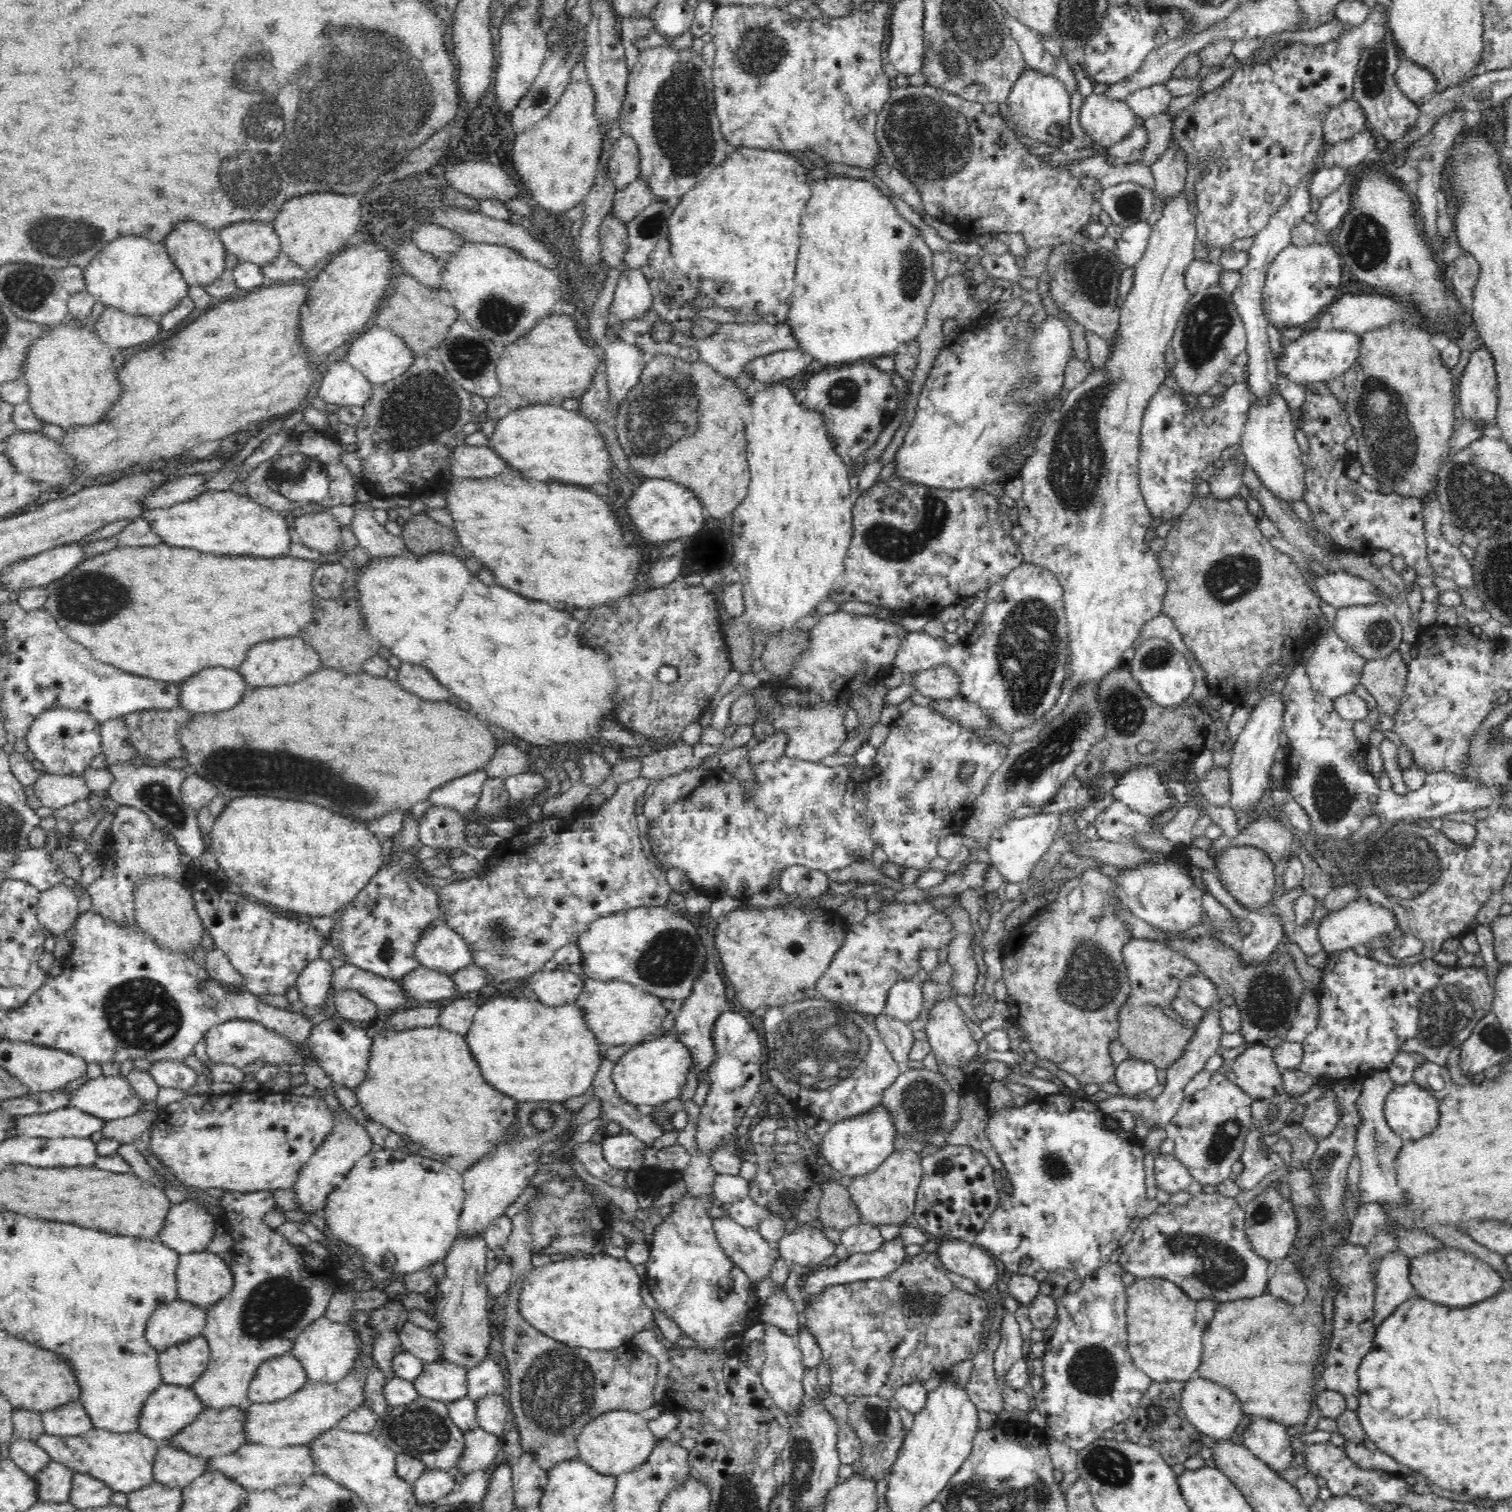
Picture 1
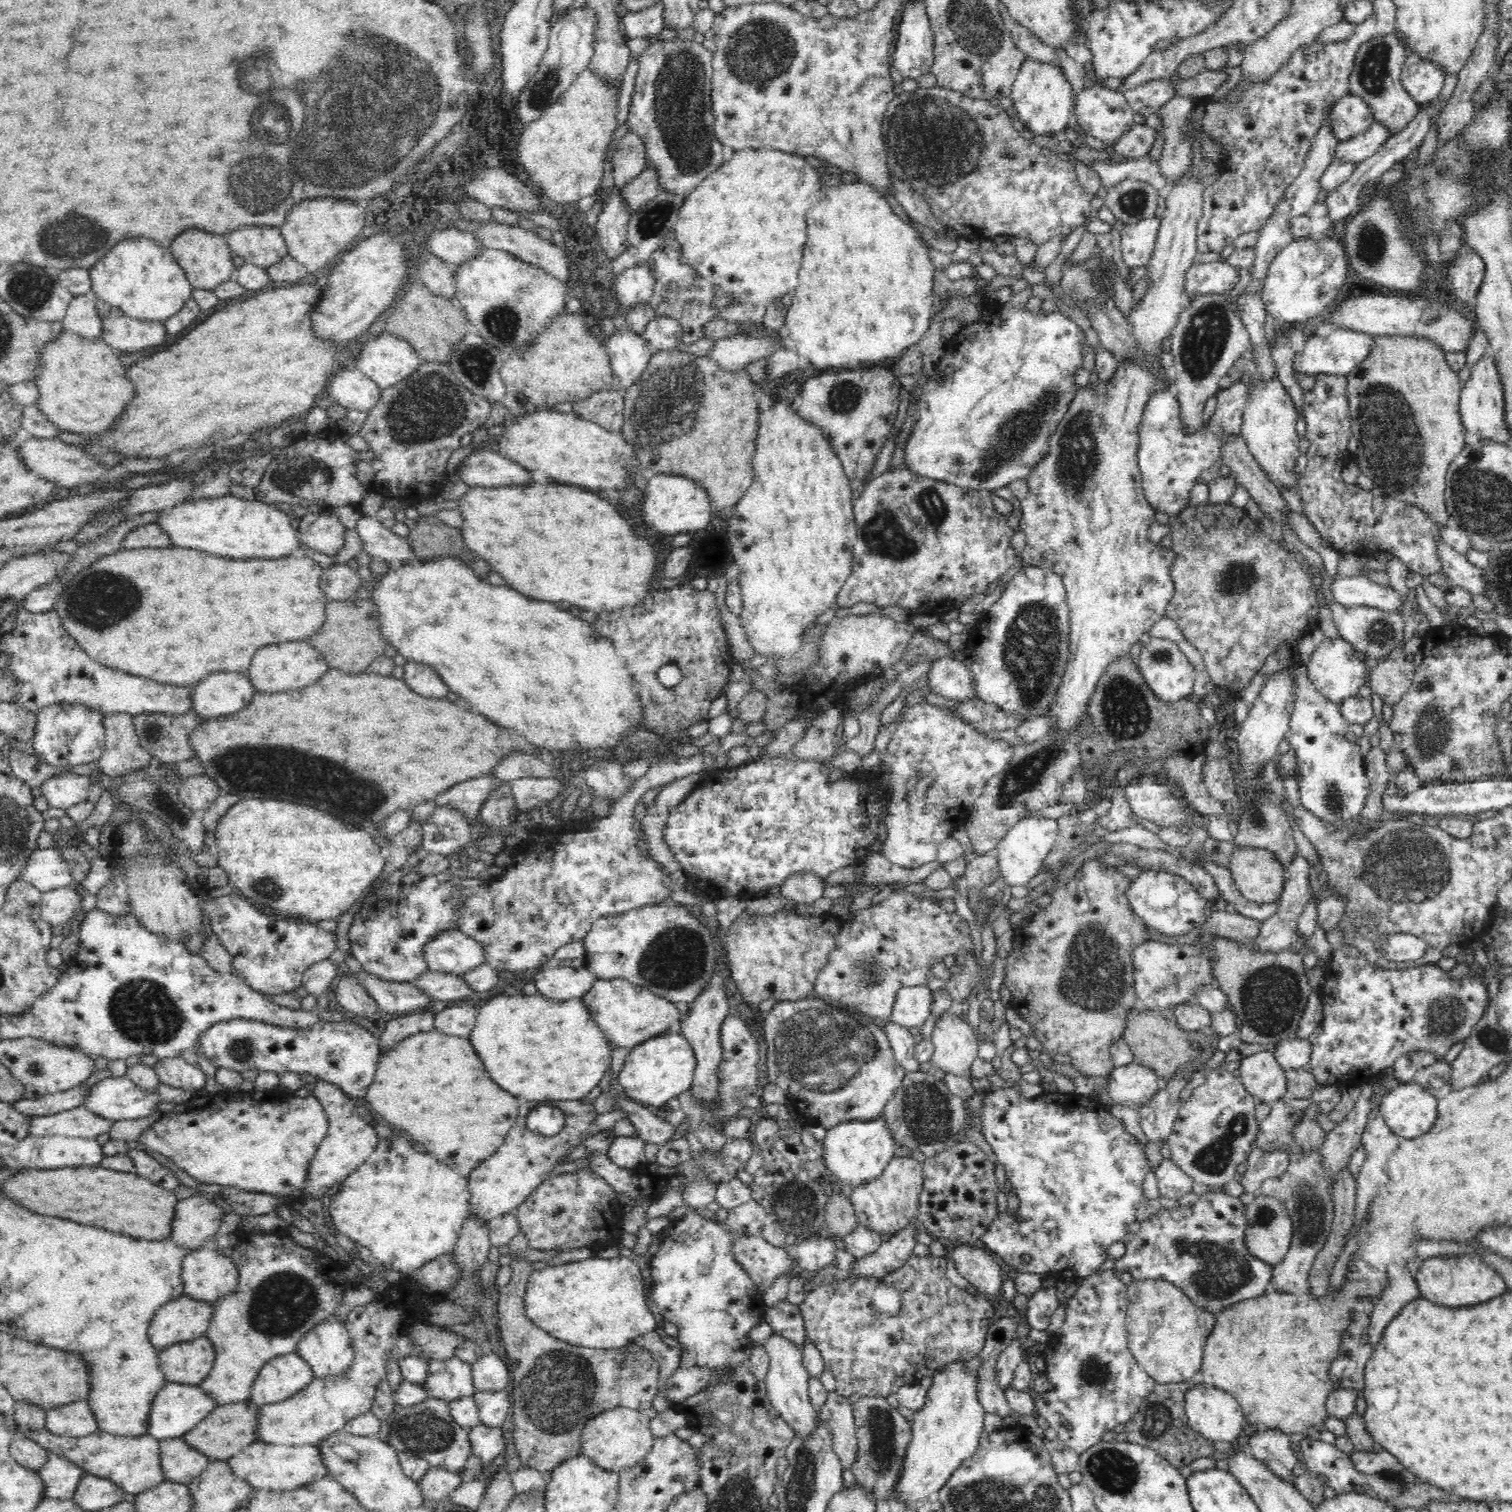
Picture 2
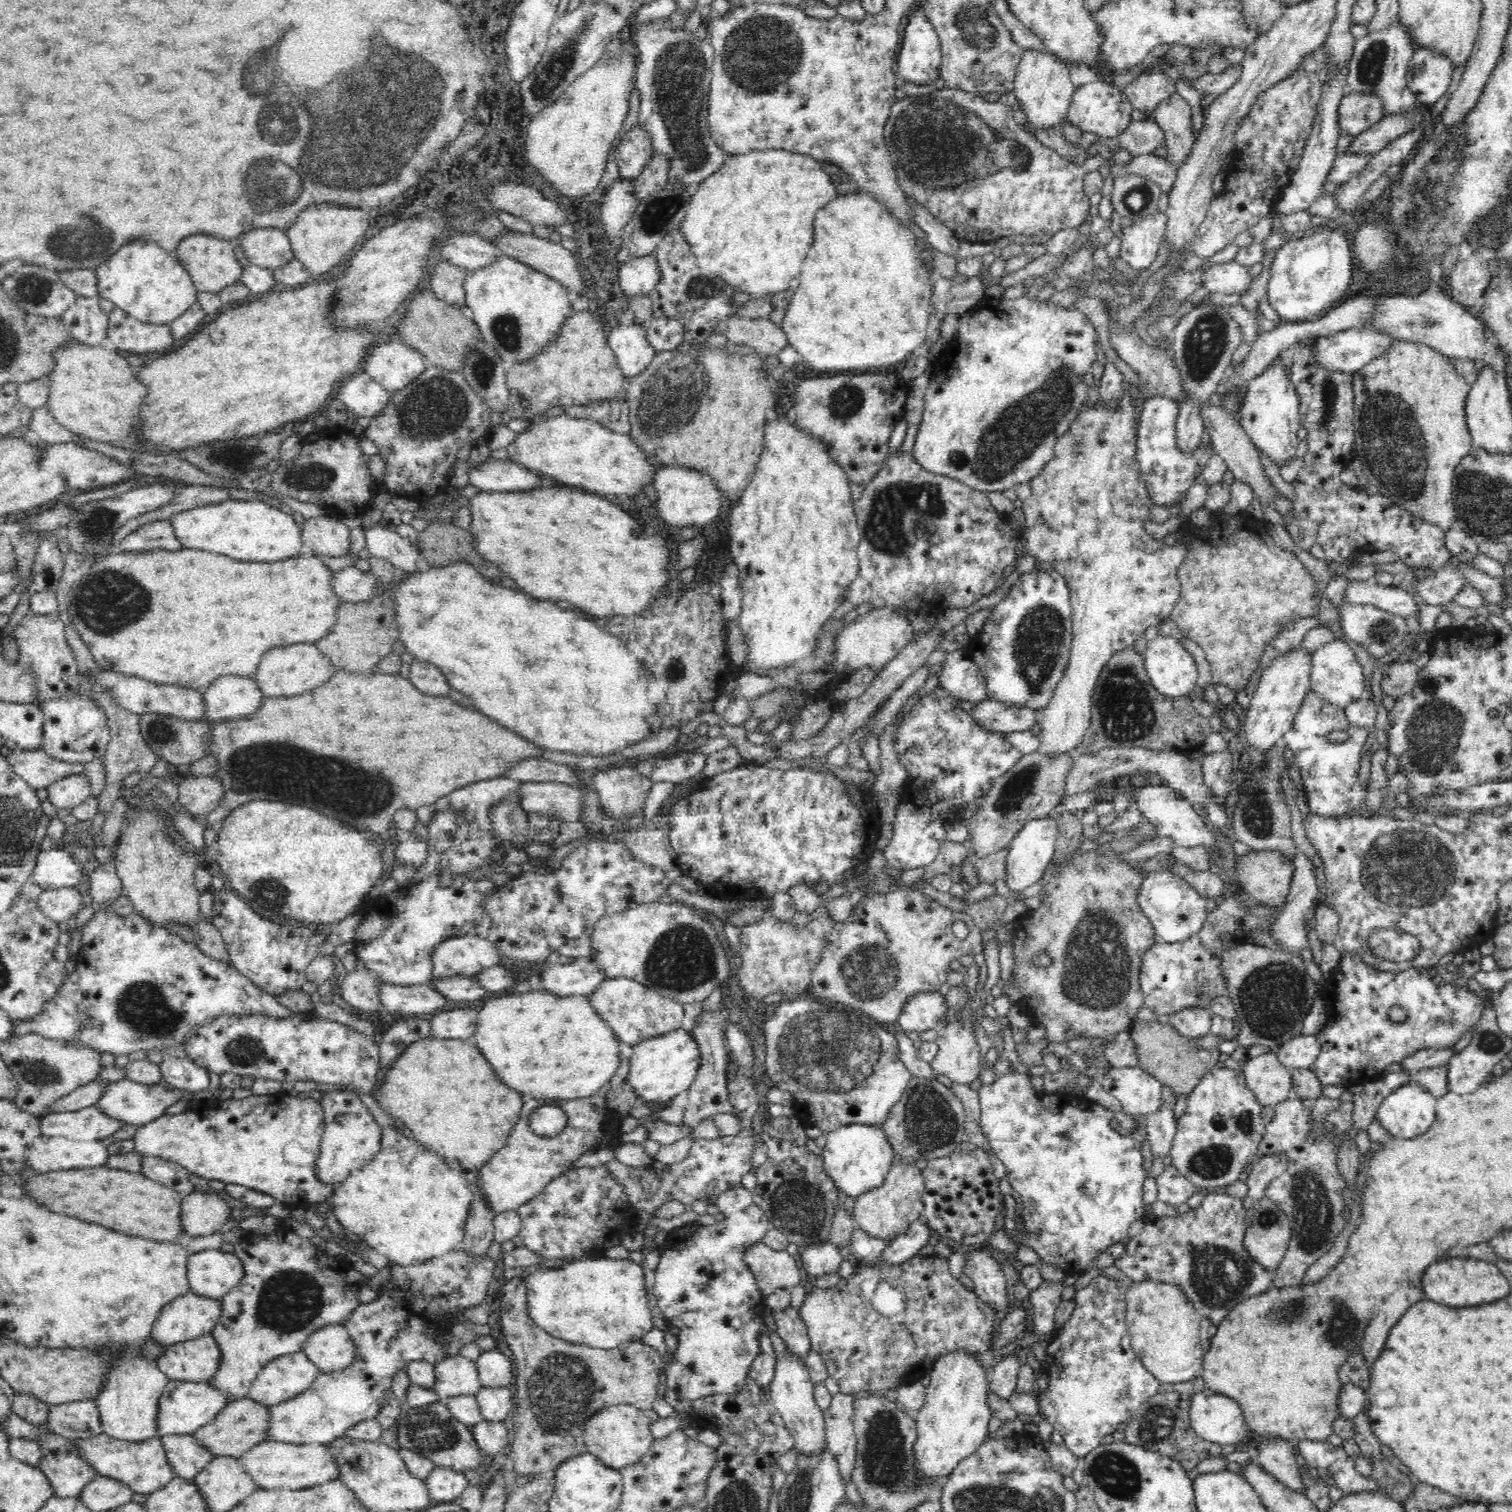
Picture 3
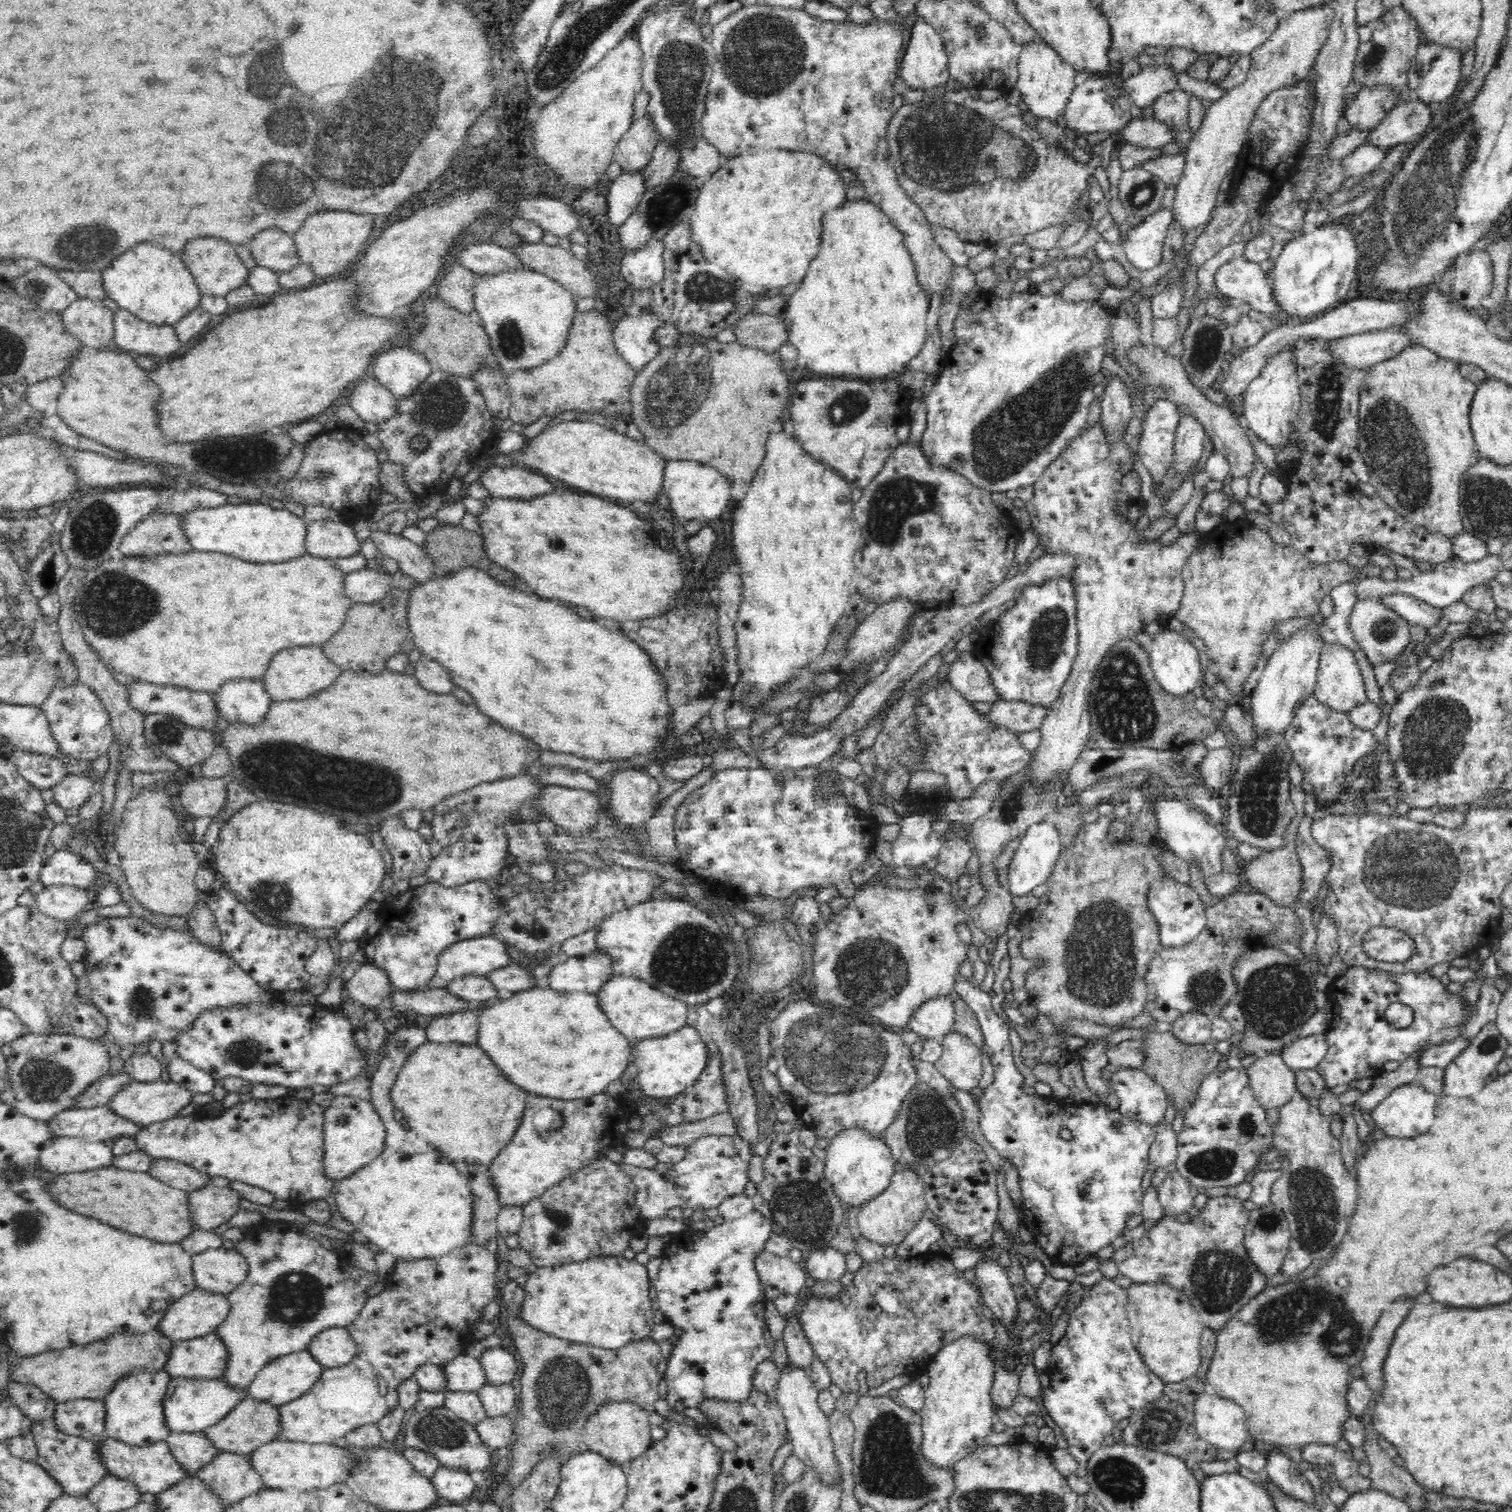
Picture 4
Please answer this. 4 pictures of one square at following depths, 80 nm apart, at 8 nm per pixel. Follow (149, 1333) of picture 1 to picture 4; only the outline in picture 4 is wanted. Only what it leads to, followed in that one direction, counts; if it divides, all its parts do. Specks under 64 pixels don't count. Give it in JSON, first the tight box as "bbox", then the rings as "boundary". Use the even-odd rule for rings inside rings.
{"bbox":[158,1287,232,1342],"boundary":[[[197,1287],[166,1310],[166,1316],[159,1322],[158,1329],[174,1342],[198,1338],[205,1334],[216,1333],[218,1326],[229,1317],[230,1310],[232,1305],[229,1294],[215,1294]]]}

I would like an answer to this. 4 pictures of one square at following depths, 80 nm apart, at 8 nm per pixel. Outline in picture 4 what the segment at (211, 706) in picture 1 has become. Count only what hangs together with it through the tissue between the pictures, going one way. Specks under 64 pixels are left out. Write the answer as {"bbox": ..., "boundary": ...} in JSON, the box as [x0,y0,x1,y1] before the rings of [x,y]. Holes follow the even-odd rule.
{"bbox":[214,679,274,725],"boundary":[[[241,679],[222,684],[222,688],[214,694],[214,701],[216,701],[221,718],[226,723],[258,725],[266,722],[266,716],[270,712],[270,704],[274,700],[266,691],[263,680]]]}

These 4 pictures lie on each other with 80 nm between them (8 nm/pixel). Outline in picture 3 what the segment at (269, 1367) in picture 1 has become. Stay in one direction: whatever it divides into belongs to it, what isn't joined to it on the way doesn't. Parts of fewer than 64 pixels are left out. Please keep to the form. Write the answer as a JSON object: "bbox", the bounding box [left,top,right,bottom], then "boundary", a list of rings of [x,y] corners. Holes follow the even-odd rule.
{"bbox":[247,1351,320,1407],"boundary":[[[304,1351],[285,1354],[263,1366],[247,1396],[269,1407],[276,1406],[306,1392],[320,1373]]]}

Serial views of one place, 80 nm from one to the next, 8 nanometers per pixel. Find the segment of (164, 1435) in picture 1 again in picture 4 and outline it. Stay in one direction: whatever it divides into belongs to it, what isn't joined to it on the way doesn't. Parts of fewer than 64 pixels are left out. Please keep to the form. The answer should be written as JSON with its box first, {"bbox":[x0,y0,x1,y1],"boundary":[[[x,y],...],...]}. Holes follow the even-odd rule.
{"bbox":[164,1377,248,1432],"boundary":[[[171,1377],[164,1397],[166,1423],[171,1431],[200,1432],[224,1420],[248,1396],[248,1389],[235,1387],[225,1378]]]}

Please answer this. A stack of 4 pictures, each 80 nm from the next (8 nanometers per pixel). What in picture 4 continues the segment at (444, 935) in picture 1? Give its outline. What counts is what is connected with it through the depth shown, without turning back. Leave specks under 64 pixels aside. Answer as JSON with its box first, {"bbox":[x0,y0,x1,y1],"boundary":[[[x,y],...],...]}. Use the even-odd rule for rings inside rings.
{"bbox":[425,937,512,989],"boundary":[[[480,937],[470,940],[462,940],[452,944],[442,952],[438,958],[438,968],[434,978],[425,986],[426,989],[446,988],[454,978],[467,977],[470,975],[487,976],[494,970],[505,969],[512,964],[512,958],[508,954],[508,945],[498,937]]]}

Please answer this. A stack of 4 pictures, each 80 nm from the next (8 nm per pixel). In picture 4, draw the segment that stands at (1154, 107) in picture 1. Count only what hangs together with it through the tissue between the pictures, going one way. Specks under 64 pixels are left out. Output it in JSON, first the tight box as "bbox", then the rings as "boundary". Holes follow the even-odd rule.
{"bbox":[1123,61,1179,108],"boundary":[[[1163,61],[1157,66],[1146,66],[1138,74],[1123,81],[1123,91],[1139,108],[1150,108],[1164,92],[1179,88],[1176,72]]]}

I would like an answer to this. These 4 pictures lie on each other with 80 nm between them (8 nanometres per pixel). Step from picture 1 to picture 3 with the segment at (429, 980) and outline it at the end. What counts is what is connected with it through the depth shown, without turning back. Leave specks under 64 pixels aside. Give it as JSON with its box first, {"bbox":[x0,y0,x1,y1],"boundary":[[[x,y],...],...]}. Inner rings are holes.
{"bbox":[430,976,488,1002],"boundary":[[[452,976],[442,980],[430,980],[432,987],[436,987],[442,995],[455,1002],[472,1002],[488,996],[488,989],[482,985],[480,979],[468,976]]]}

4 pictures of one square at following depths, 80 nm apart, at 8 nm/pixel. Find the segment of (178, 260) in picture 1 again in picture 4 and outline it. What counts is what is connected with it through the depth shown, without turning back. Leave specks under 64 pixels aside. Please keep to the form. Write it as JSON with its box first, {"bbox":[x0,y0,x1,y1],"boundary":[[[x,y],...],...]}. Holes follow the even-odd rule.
{"bbox":[180,238,250,298],"boundary":[[[198,238],[188,242],[184,252],[180,254],[188,270],[194,275],[194,280],[203,295],[225,298],[226,294],[247,284],[250,269],[242,262],[236,245],[218,238]]]}

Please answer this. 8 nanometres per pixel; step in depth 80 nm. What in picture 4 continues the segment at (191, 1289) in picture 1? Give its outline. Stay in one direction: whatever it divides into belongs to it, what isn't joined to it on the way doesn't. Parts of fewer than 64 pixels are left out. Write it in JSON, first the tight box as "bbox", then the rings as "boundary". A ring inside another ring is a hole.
{"bbox":[193,1248,250,1294],"boundary":[[[215,1248],[193,1255],[198,1288],[215,1294],[230,1294],[246,1280],[250,1265],[240,1251]]]}

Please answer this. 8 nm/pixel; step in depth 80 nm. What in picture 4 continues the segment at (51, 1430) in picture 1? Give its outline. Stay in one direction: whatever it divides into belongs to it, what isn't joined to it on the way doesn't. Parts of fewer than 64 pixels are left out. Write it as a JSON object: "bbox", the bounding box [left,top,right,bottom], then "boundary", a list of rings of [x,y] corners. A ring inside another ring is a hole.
{"bbox":[54,1398,106,1439],"boundary":[[[75,1398],[56,1404],[54,1422],[63,1433],[93,1439],[103,1437],[106,1424],[104,1398]]]}

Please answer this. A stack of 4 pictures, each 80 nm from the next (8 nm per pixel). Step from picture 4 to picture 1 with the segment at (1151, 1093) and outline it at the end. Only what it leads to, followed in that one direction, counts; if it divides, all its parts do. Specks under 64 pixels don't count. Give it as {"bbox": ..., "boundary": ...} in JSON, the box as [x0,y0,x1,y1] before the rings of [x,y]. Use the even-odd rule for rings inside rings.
{"bbox":[1114,1060,1159,1098],"boundary":[[[1124,1060],[1115,1067],[1114,1083],[1120,1088],[1120,1096],[1136,1098],[1159,1084],[1157,1068],[1141,1060]]]}

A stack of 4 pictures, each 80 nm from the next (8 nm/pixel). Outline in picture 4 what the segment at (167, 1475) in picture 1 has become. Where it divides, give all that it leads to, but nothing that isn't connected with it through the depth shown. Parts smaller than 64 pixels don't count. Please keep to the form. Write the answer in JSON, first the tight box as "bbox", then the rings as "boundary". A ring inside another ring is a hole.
{"bbox":[165,1431,220,1476],"boundary":[[[171,1431],[165,1441],[174,1457],[189,1470],[190,1476],[196,1476],[196,1472],[220,1453],[220,1449],[206,1437],[204,1431]]]}

